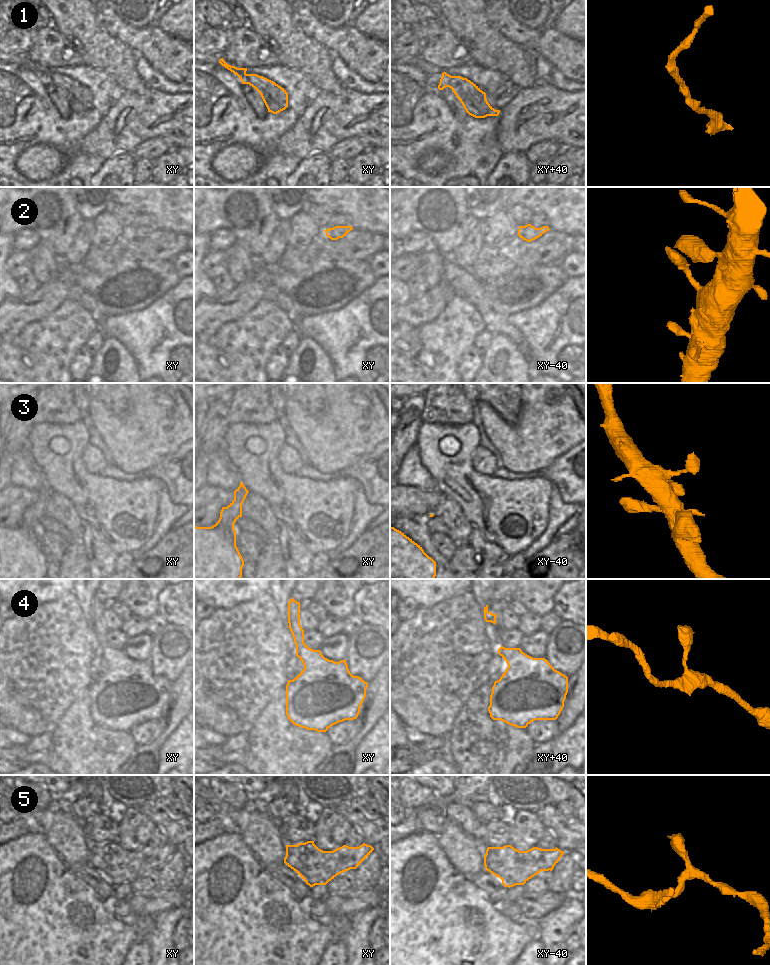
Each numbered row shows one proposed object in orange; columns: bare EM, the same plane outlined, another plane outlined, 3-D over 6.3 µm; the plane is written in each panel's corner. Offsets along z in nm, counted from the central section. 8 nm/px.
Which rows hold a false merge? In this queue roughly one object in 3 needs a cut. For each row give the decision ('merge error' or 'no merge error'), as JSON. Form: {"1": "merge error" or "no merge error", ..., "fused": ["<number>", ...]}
{"1": "no merge error", "2": "no merge error", "3": "no merge error", "4": "no merge error", "5": "merge error", "fused": ["5"]}

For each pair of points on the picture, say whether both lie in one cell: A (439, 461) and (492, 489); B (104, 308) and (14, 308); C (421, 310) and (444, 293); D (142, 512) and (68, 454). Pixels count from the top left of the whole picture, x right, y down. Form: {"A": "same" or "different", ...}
{"A": "same", "B": "same", "C": "same", "D": "same"}

